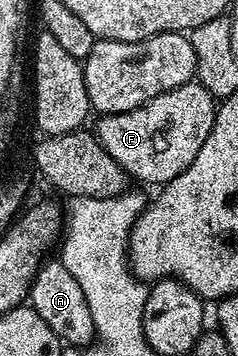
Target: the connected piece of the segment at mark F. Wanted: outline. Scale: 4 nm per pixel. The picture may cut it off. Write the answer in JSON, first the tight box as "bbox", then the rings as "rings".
{"bbox":[96,80,216,187],"rings":[[[192,80],[148,99],[148,103],[132,111],[99,116],[96,136],[108,155],[133,180],[135,177],[153,187],[161,187],[176,179],[196,159],[200,147],[204,147],[204,139],[212,131],[215,112],[216,98],[197,80]]]}

